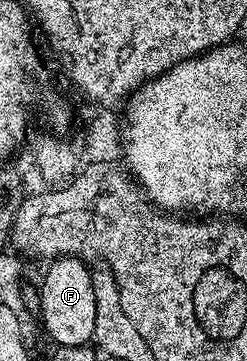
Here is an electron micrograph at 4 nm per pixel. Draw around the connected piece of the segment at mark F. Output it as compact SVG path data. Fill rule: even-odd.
M67 255L64 259L52 259L46 264L43 288L39 291L39 315L52 344L88 345L95 338L97 325L97 301L93 297L92 268L84 260Z

